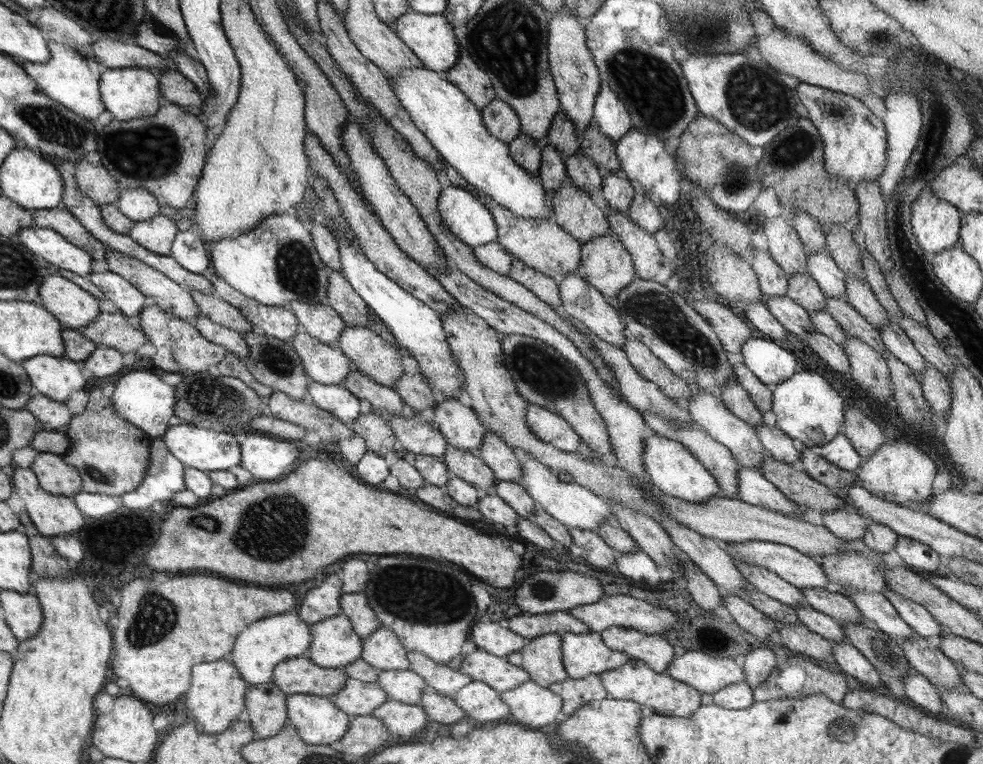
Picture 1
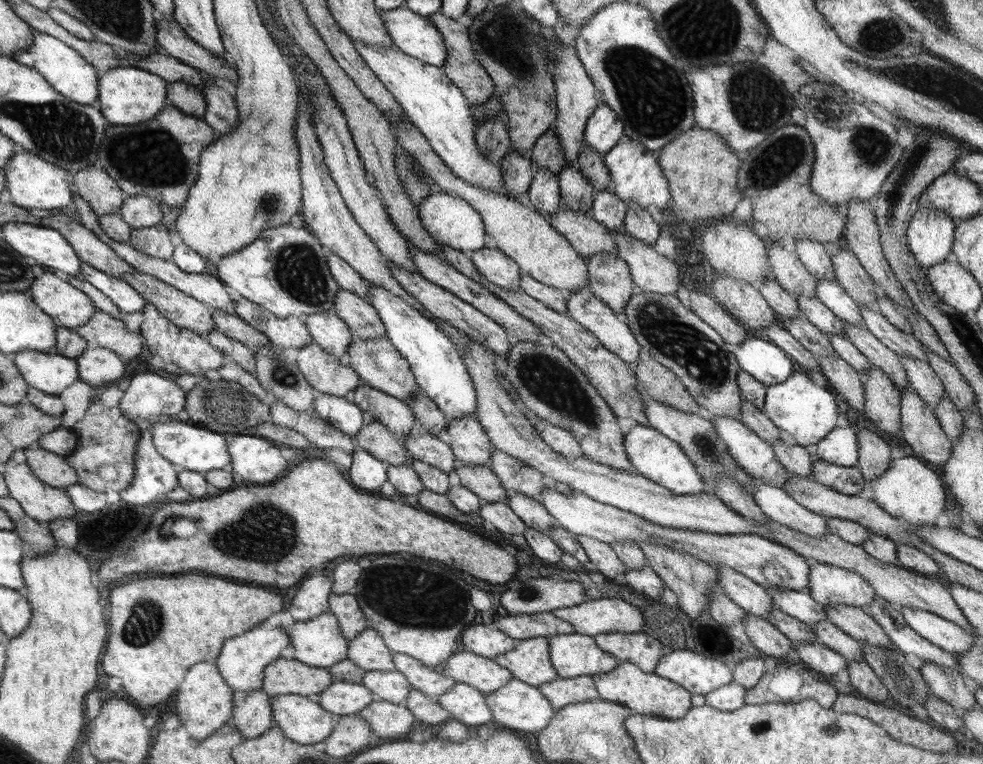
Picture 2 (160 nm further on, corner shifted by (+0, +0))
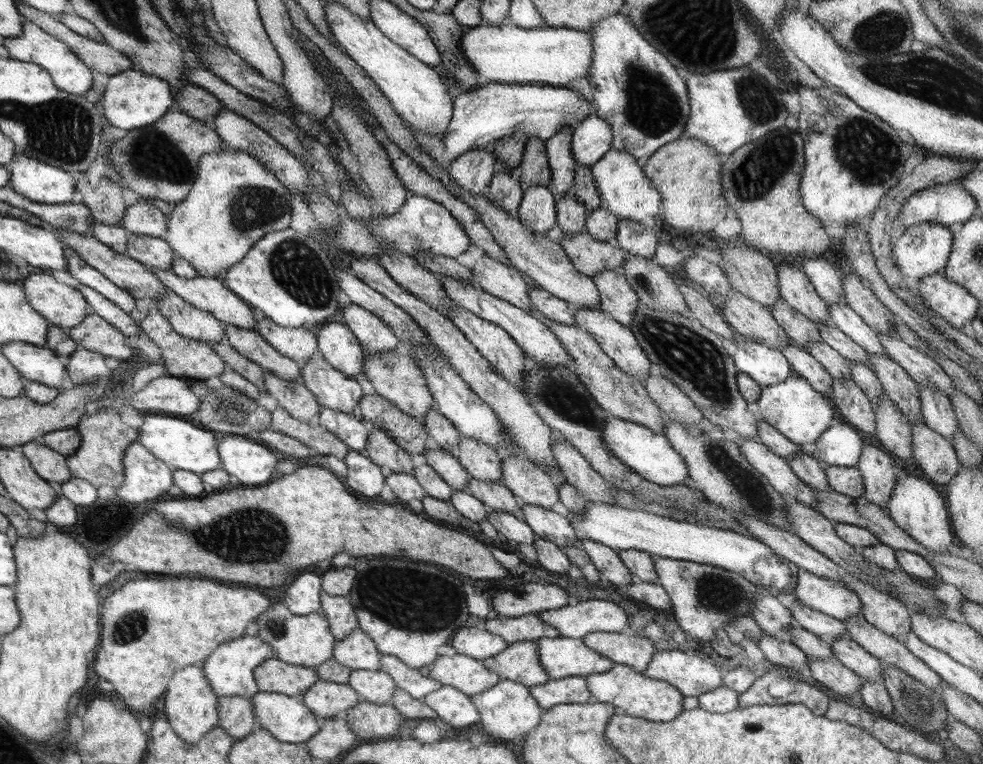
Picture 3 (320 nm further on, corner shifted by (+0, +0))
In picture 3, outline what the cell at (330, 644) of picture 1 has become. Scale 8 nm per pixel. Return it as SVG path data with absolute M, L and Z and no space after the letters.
M276 602L270 609L255 618L256 634L263 642L270 643L278 659L294 666L308 666L313 669L333 658L337 639L331 633L327 615L320 612L306 616L294 614L283 602Z

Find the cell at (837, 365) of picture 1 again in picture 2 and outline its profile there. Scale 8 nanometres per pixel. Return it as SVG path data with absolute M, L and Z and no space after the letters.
M837 353L834 356L817 357L820 373L838 394L844 396L844 400L850 408L862 412L864 410L864 385L861 376Z

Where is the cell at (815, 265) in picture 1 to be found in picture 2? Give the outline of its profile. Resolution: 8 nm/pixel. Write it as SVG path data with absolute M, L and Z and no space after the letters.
M836 279L817 281L817 299L827 306L834 314L856 326L863 326L863 318L859 304L839 285Z

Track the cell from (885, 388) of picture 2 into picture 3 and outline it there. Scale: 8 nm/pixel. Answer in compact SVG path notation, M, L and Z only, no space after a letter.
M885 394L874 408L878 442L895 459L912 460L911 422Z

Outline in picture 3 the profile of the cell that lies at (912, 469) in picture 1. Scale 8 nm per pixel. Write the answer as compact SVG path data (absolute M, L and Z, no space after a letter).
M912 472L904 474L899 481L896 480L894 493L886 508L894 523L930 552L948 552L948 547L953 542L957 542L952 534L953 529L950 528L951 521L948 520L948 510L946 510L944 498L931 483L922 480Z

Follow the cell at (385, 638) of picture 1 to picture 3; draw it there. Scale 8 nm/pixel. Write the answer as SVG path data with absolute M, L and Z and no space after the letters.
M360 628L350 637L337 640L334 646L333 659L351 670L382 670L382 654L374 639Z

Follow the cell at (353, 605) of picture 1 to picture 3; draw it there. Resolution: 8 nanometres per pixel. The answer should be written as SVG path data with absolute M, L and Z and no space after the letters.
M330 595L322 596L322 611L327 615L331 633L337 640L351 636L359 628L354 606L347 597Z

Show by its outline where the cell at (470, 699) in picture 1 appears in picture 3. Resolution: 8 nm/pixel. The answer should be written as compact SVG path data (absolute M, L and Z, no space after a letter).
M442 686L422 699L436 711L438 721L449 726L466 726L481 720L478 707L472 697L454 686Z

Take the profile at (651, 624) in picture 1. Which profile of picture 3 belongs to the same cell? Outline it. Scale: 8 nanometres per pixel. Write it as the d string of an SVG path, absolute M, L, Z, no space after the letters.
M588 598L578 602L576 606L566 605L565 607L547 610L536 614L544 622L559 630L560 637L583 639L587 634L597 632L622 633L627 631L628 615L623 608L616 606L614 602Z

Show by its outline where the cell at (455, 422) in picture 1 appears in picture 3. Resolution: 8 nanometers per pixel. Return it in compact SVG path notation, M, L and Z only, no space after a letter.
M463 436L457 444L458 460L471 478L482 482L499 483L503 479L503 464L496 450L478 442L475 438Z

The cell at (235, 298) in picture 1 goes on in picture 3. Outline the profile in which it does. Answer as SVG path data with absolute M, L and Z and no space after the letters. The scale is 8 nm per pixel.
M255 309L258 319L260 335L280 354L287 355L288 358L295 359L302 368L305 362L311 360L319 352L317 336L304 327L288 328L272 322L271 318L264 316L261 310Z

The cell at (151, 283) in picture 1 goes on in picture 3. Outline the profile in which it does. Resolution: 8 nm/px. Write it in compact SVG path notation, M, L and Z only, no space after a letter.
M175 292L157 298L155 308L171 321L184 338L212 344L226 339L226 326L208 311L200 310Z

